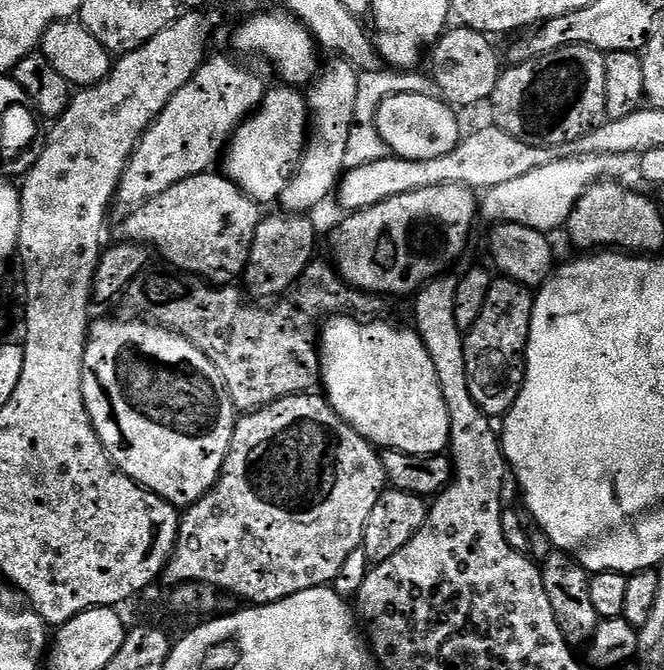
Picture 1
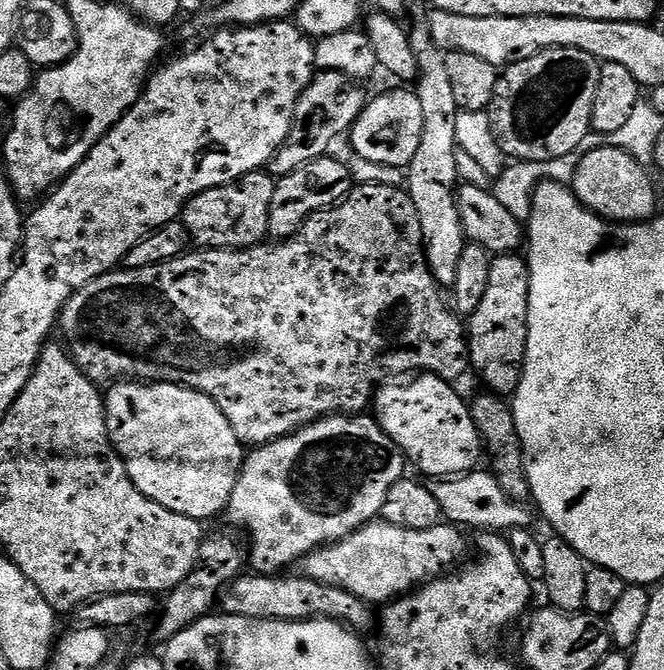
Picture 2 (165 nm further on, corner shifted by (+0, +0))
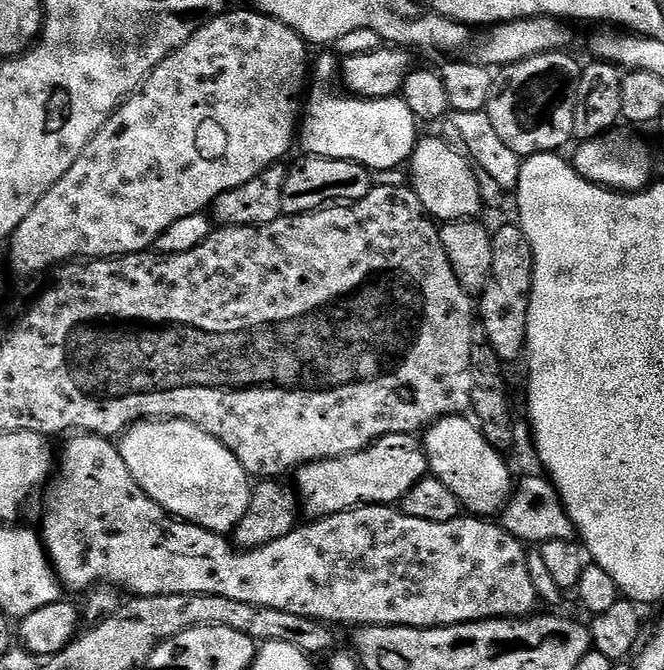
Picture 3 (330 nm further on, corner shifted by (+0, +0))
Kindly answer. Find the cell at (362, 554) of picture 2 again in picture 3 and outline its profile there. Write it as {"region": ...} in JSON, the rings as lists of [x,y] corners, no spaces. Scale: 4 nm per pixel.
{"region":[[[76,434],[71,437],[72,441],[64,448],[64,469],[59,469],[58,475],[51,481],[48,492],[48,505],[44,508],[44,530],[42,529],[42,541],[45,551],[47,552],[48,560],[56,574],[57,580],[65,589],[68,588],[72,592],[84,592],[95,589],[97,586],[111,586],[113,589],[121,590],[125,588],[128,594],[132,596],[157,596],[158,594],[218,594],[221,598],[234,598],[234,602],[246,602],[250,606],[262,606],[263,608],[273,608],[274,610],[282,610],[286,614],[298,614],[299,616],[308,616],[312,620],[327,622],[329,625],[337,626],[336,624],[352,624],[351,626],[363,626],[365,624],[381,624],[382,626],[410,626],[411,628],[441,628],[442,626],[450,626],[451,624],[469,624],[475,620],[498,620],[501,618],[523,618],[533,611],[534,606],[537,607],[538,601],[536,591],[534,590],[534,582],[530,582],[530,566],[528,565],[528,552],[525,545],[519,540],[515,540],[499,523],[493,522],[488,518],[477,518],[471,514],[461,514],[456,519],[450,522],[426,522],[422,518],[410,518],[392,506],[381,506],[379,504],[370,504],[362,508],[351,508],[348,512],[339,512],[333,516],[321,516],[308,522],[308,525],[297,526],[293,528],[290,534],[286,534],[286,538],[278,538],[278,542],[270,542],[261,548],[252,548],[248,552],[235,552],[231,548],[233,545],[221,533],[211,532],[197,524],[190,524],[187,520],[178,520],[175,516],[170,515],[165,508],[158,506],[158,502],[154,502],[154,498],[150,498],[150,494],[146,494],[142,490],[142,486],[138,486],[138,482],[134,482],[134,474],[130,474],[130,470],[126,470],[126,462],[122,462],[122,454],[119,447],[109,437],[94,436],[91,434]]]}

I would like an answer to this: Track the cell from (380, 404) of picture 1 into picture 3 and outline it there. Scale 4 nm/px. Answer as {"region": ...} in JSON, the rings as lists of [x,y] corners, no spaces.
{"region":[[[467,415],[444,416],[423,433],[422,443],[428,455],[429,473],[453,492],[465,513],[477,518],[492,518],[508,503],[514,475],[500,457],[503,456],[501,449],[493,447]]]}

